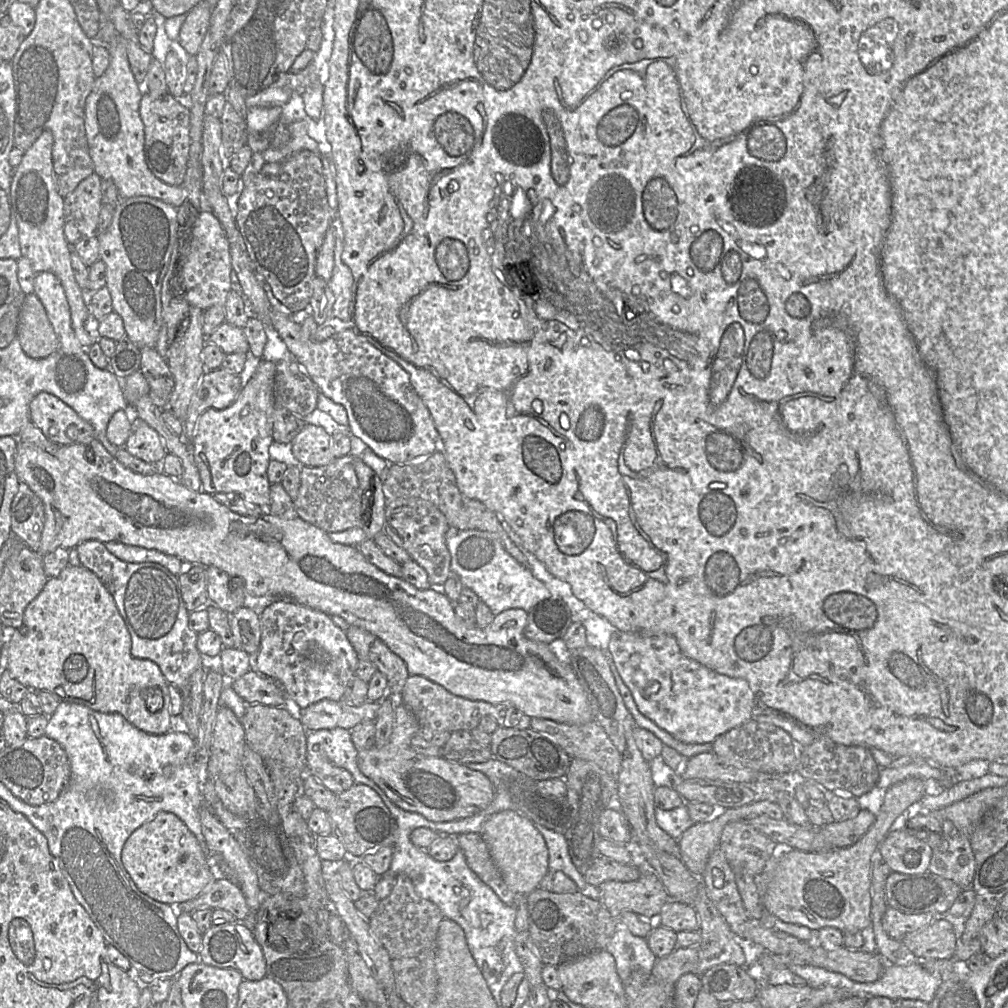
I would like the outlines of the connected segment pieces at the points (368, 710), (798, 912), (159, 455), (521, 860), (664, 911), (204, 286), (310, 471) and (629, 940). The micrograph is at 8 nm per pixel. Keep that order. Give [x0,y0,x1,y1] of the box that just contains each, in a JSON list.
[[299,700,380,732],[758,778,926,933],[125,416,167,464],[480,810,549,896],[655,900,700,933],[181,211,231,311],[293,454,363,533],[605,926,658,982]]

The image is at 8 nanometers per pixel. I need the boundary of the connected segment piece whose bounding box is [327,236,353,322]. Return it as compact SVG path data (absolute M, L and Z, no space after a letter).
M338 236L336 251L334 251L332 276L327 284L335 298L331 317L338 318L343 322L348 322L350 320L349 305L352 296L353 276L350 269L341 259L343 244L344 236Z

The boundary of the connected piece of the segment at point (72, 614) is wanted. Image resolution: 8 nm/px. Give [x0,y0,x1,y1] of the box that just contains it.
[1,564,175,734]

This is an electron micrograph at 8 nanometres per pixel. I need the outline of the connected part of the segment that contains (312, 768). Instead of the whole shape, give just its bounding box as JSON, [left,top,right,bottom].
[306,743,355,795]

